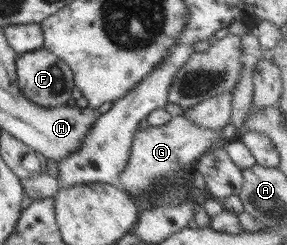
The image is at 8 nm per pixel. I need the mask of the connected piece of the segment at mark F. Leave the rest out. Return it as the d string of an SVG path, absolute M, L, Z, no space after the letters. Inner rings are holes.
M43 47L31 52L21 53L16 58L17 84L21 92L36 105L53 108L68 103L75 83L73 71L57 55Z

